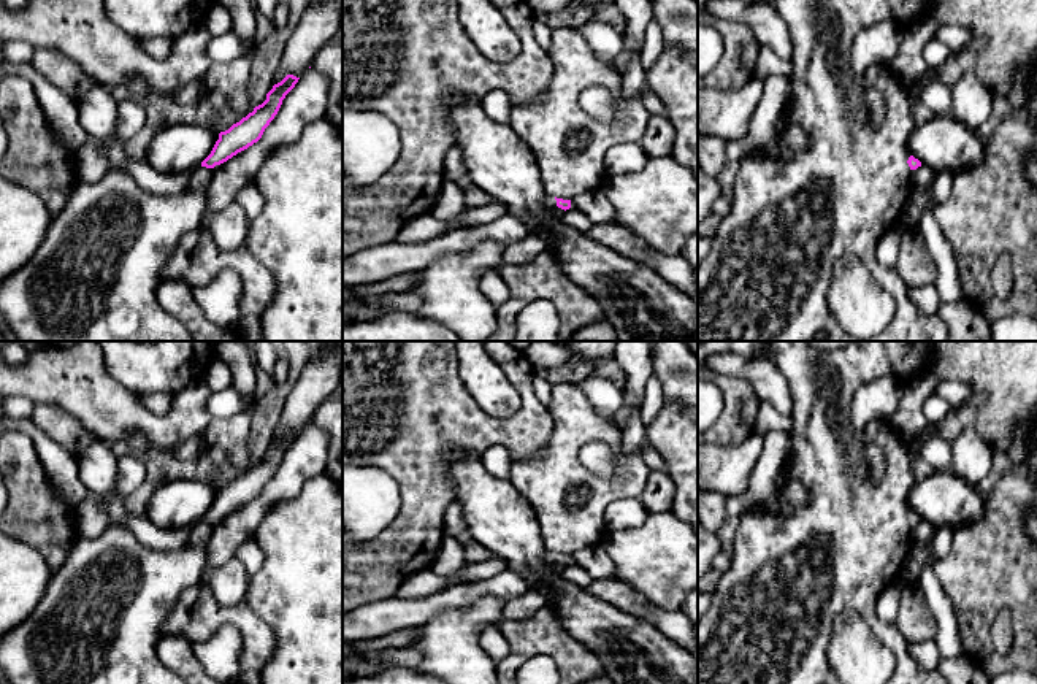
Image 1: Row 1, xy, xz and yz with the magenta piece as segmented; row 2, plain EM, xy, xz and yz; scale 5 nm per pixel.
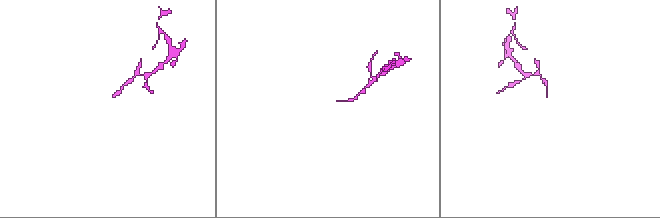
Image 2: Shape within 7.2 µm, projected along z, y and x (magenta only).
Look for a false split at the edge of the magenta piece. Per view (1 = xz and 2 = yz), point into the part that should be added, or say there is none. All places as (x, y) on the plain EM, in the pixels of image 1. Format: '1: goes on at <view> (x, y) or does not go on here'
1: goes on at xz (551, 556)
2: does not go on here

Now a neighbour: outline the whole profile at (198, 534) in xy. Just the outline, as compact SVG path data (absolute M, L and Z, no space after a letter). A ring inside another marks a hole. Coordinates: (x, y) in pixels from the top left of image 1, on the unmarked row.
M198 521L198 522L192 524L192 525L189 525L187 543L189 544L206 546L211 533L212 533L211 524Z

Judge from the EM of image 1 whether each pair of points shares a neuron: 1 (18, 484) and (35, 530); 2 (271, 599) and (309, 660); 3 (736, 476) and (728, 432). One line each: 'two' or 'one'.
1: one
2: one
3: two

